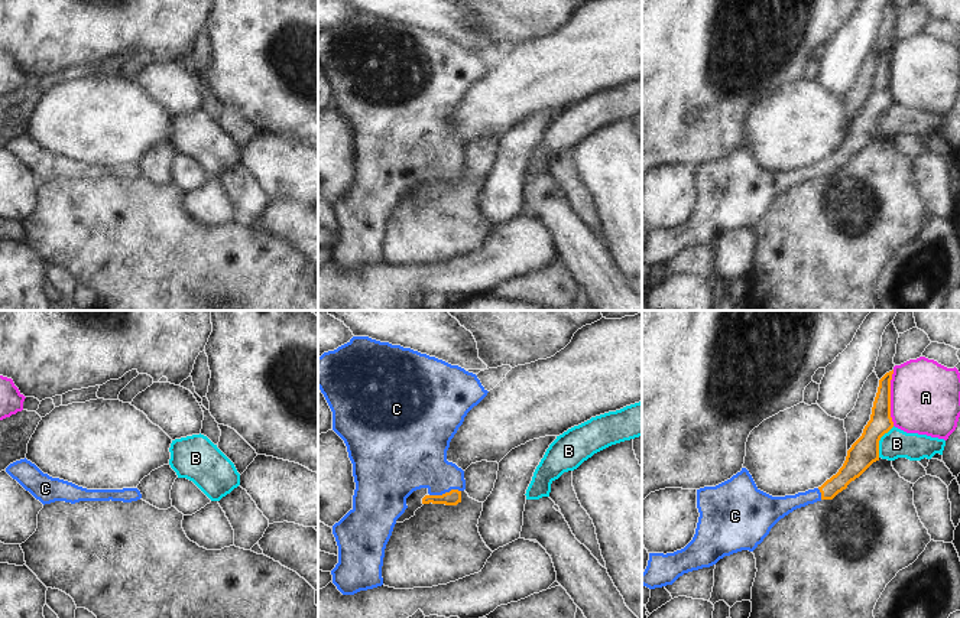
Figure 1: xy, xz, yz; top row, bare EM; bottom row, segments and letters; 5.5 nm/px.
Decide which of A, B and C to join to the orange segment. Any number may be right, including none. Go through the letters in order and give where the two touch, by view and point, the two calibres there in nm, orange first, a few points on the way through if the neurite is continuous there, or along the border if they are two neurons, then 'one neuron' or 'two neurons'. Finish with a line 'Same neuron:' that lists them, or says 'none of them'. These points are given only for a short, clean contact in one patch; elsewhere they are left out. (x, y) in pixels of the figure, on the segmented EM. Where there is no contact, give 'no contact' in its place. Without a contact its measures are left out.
A: yz (889, 397) | 130/380 nm | two neurons
B: yz (879, 439) | 160/160 nm | along yz (894, 426), (881, 438), (878, 457) | two neurons
C: xz (446, 493) | 80/340 nm | across xz (454, 495), (446, 493), (444, 485), (417, 458) | one neuron
Same neuron: C

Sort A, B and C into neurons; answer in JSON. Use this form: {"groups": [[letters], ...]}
{"groups": [["A"], ["B"], ["C"]]}

